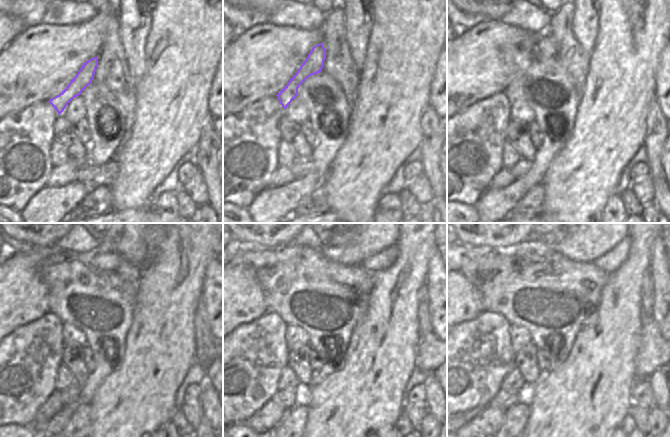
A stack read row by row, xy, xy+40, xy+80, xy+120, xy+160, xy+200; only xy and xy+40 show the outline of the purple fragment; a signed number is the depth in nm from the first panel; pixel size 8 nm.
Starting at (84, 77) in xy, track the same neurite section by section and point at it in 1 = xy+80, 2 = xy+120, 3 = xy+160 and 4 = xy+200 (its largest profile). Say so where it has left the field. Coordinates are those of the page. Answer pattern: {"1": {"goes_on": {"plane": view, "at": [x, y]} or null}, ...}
{"1": {"goes_on": {"plane": "xy+80", "at": [545, 46]}}, "2": {"goes_on": {"plane": "xy+120", "at": [105, 260]}}, "3": {"goes_on": {"plane": "xy+160", "at": [365, 243]}}, "4": {"goes_on": {"plane": "xy+200", "at": [584, 243]}}}

